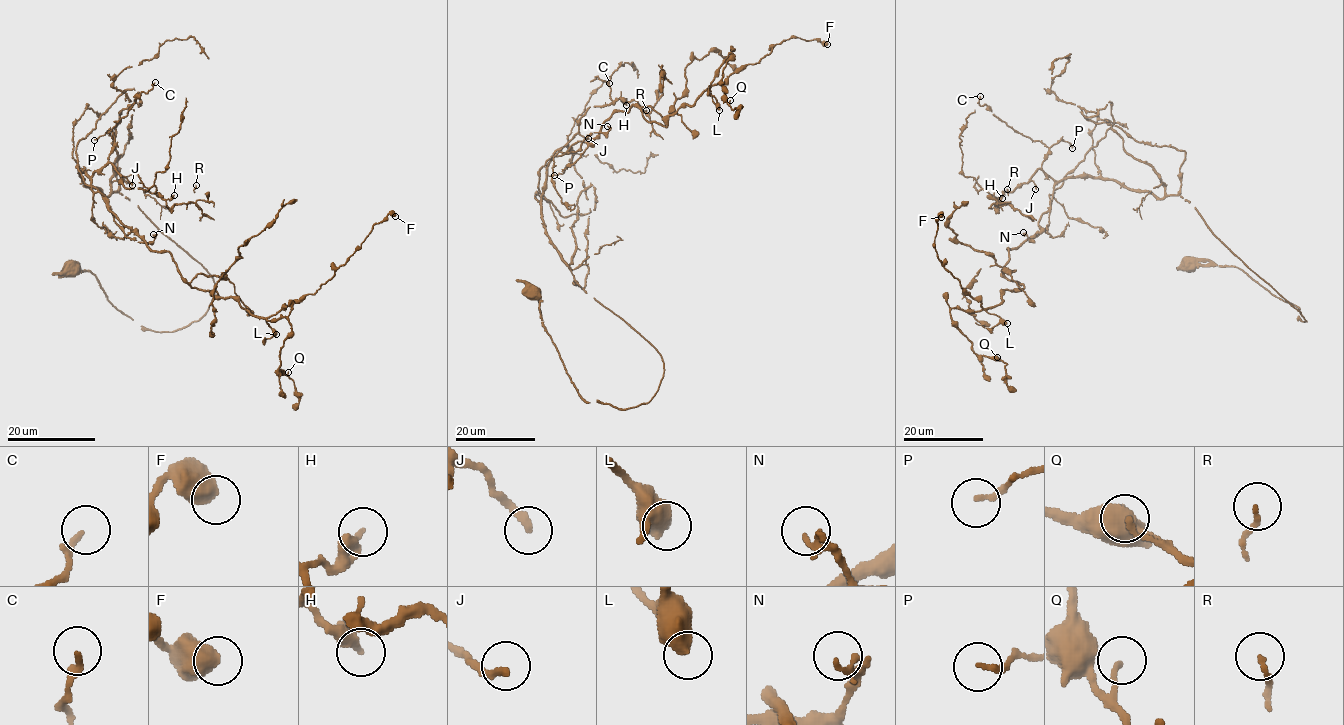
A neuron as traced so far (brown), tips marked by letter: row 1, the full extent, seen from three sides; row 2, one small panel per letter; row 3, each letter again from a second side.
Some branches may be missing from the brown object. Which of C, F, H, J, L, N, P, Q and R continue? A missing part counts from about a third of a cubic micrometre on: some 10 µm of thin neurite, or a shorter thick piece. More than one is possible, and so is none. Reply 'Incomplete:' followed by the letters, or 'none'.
Incomplete: J

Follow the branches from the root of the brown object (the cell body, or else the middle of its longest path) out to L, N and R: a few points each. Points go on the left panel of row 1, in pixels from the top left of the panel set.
L: (68, 272), (89, 270), (157, 332), (197, 322), (214, 293), (137, 205), (83, 172), (191, 287), (276, 334)
N: (68, 272), (89, 270), (140, 326), (183, 328), (207, 312), (211, 275), (80, 173), (153, 234)
R: (68, 272), (140, 326), (197, 322), (211, 275), (80, 173), (110, 163), (168, 207), (196, 185)

